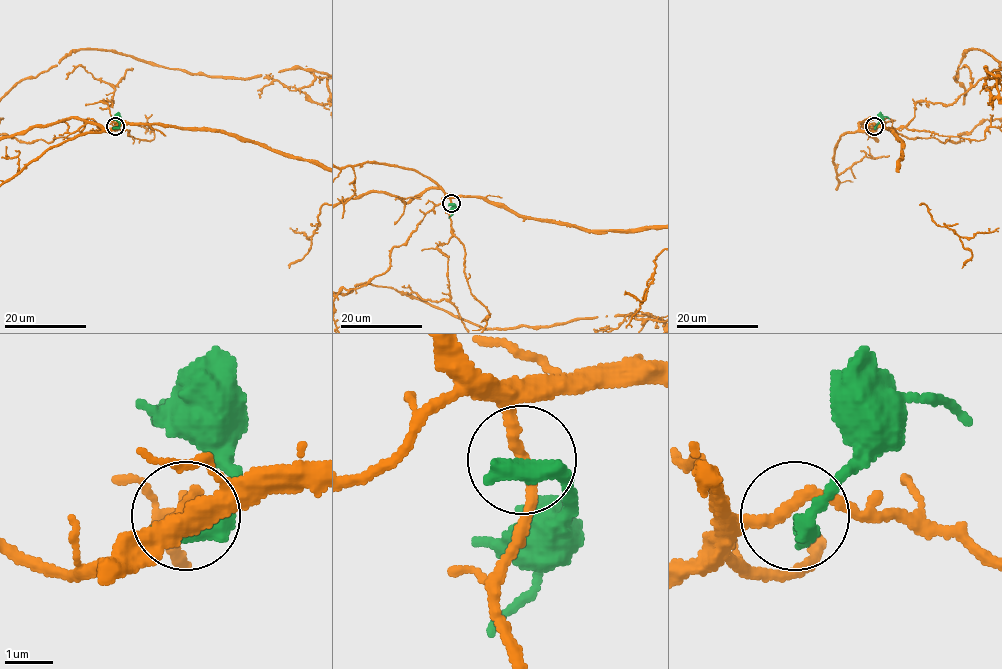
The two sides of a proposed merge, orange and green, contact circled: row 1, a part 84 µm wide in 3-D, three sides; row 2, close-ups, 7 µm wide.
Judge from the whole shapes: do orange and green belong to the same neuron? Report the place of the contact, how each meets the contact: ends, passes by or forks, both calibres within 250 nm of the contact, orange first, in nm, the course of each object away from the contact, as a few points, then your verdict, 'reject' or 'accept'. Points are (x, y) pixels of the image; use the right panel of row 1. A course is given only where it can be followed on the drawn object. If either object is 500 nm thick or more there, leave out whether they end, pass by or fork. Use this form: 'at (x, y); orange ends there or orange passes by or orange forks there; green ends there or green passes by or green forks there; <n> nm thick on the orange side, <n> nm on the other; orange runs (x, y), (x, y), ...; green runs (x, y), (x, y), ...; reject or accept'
at (874, 126); 240 nm thick on the orange side, 550 nm on the other; green runs (874, 127), (885, 116), (889, 118); reject

